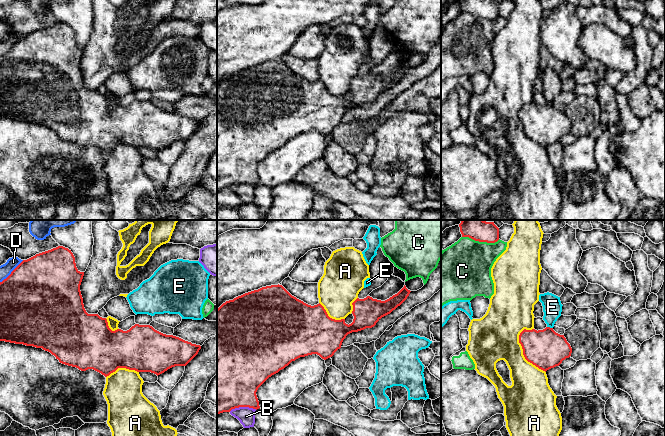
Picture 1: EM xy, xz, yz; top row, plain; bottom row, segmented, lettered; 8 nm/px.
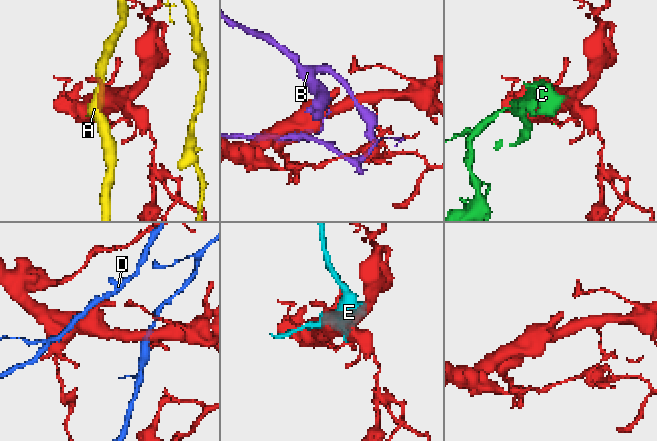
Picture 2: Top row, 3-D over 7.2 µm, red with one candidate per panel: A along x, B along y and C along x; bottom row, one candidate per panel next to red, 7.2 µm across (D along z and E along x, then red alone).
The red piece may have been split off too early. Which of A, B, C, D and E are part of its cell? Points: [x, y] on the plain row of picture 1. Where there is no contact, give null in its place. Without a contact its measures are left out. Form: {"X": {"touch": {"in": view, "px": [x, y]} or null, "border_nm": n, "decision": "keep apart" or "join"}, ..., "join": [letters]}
{"A": {"touch": {"in": "yz", "px": [523, 129]}, "border_nm": 400, "decision": "keep apart"}, "B": {"touch": {"in": "xz", "px": [242, 182]}, "border_nm": 220, "decision": "keep apart"}, "C": {"touch": {"in": "yz", "px": [481, 17]}, "border_nm": 300, "decision": "keep apart"}, "D": {"touch": {"in": "xy", "px": [11, 48]}, "border_nm": 260, "decision": "keep apart"}, "E": {"touch": {"in": "yz", "px": [549, 103]}, "border_nm": 50, "decision": "keep apart"}, "join": []}

